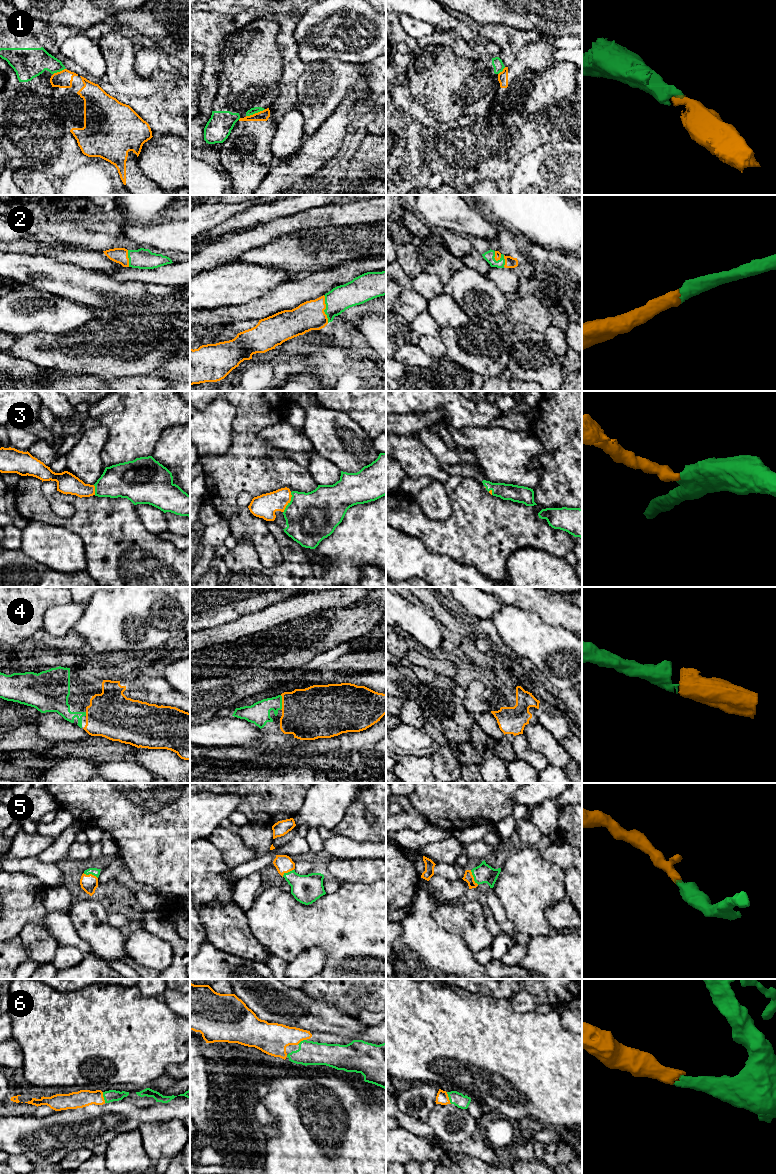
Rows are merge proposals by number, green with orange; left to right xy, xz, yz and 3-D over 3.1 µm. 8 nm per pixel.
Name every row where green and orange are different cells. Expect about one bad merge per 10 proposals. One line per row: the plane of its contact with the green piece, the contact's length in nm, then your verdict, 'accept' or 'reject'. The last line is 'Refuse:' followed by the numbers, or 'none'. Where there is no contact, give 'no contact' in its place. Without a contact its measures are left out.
1: contact in xz; length 170 nm; reject
2: contact in xz; length 220 nm; accept
3: contact in xz; length 180 nm; accept
4: contact in xz; length 120 nm; accept
5: contact in yz; length 140 nm; accept
6: contact in yz; length 100 nm; accept
Refuse: 1

